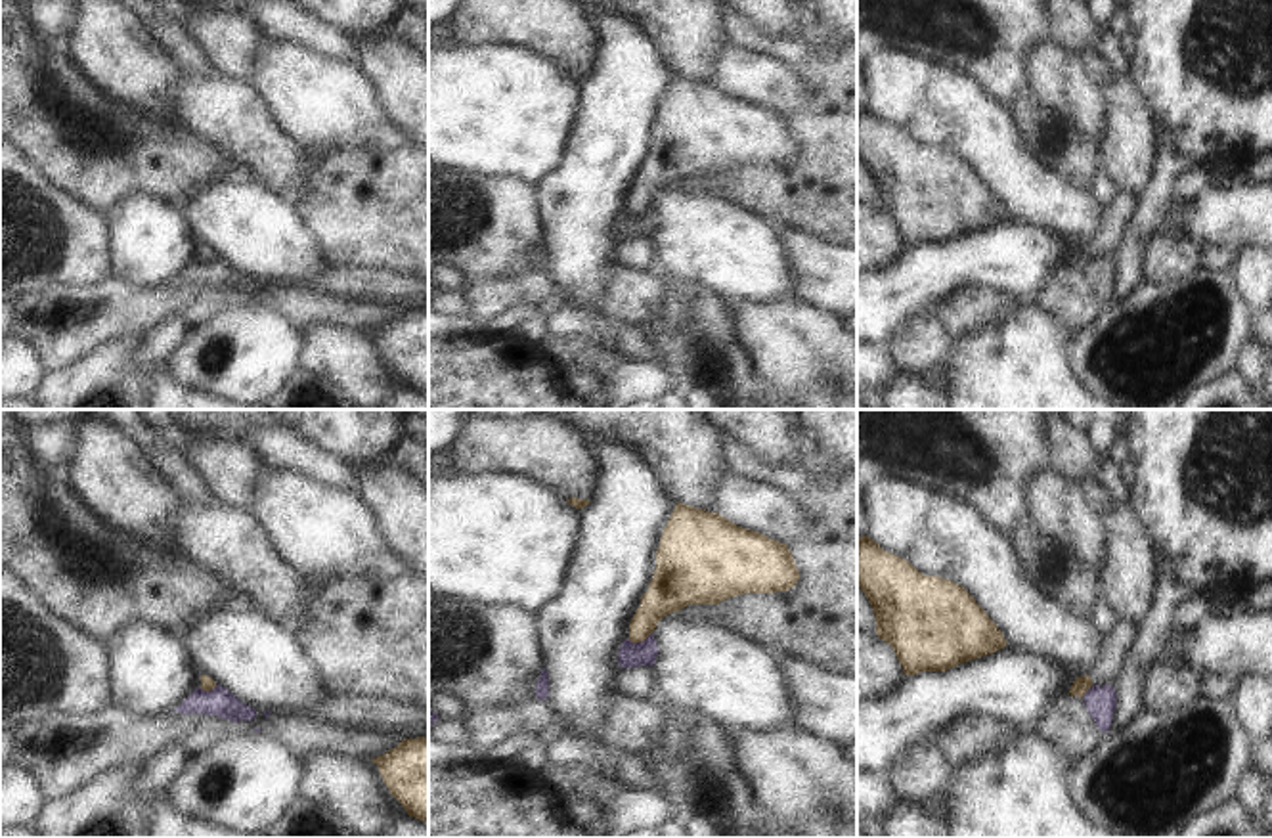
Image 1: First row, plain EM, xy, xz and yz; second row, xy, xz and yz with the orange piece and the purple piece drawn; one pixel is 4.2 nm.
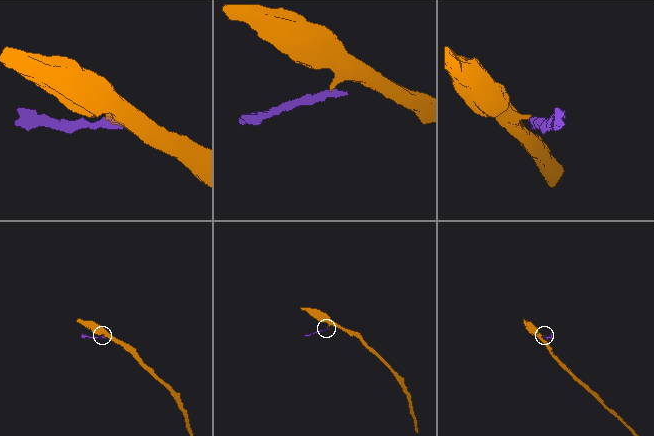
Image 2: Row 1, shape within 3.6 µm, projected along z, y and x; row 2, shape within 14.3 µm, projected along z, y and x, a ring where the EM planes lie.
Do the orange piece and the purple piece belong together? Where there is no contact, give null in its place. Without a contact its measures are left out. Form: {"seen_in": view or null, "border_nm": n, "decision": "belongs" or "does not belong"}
{"seen_in": "xz", "border_nm": 110, "decision": "does not belong"}

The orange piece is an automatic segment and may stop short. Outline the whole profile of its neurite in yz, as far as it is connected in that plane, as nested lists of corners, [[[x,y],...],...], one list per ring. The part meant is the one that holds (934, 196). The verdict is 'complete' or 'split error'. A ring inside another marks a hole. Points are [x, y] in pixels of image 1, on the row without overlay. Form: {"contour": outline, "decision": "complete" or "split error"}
{"contour": [[[857,111],[857,157],[905,247],[947,243],[993,226],[1006,210],[976,170],[958,155],[924,147],[874,111]]], "decision": "complete"}

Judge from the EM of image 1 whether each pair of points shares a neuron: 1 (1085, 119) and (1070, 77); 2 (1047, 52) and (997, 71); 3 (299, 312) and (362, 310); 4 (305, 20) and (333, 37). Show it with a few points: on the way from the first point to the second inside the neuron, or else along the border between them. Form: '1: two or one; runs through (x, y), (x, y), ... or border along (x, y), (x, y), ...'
1: one; runs through (1085, 110), (1070, 87)
2: two; border along (1049, 37), (1030, 44), (1028, 92)
3: one; runs through (314, 310), (347, 310)
4: one; runs through (312, 27), (326, 37)

